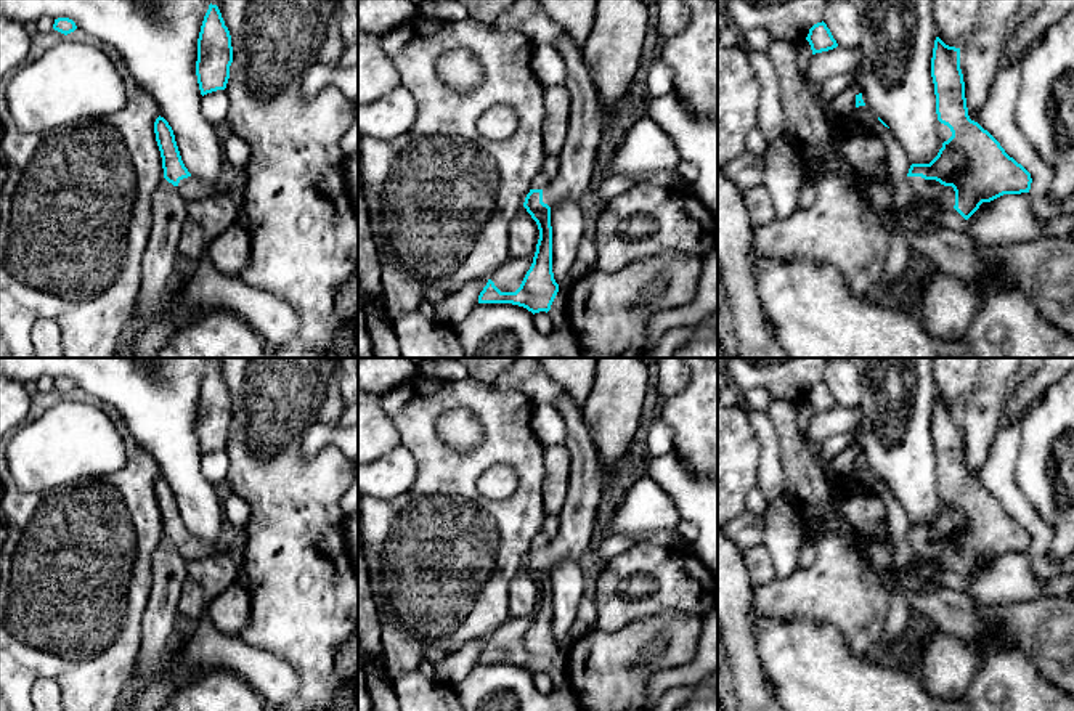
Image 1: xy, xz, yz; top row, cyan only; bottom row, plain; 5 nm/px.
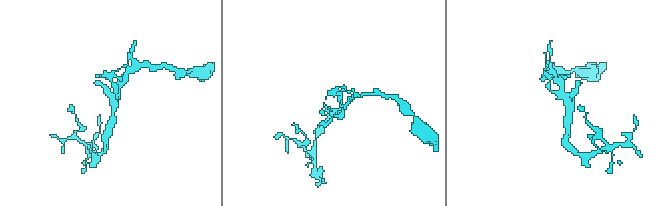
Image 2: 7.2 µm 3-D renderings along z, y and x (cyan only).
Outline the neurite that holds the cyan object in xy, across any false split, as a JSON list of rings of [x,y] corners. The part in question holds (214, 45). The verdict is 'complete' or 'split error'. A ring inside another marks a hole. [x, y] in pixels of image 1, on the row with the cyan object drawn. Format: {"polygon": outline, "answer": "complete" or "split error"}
{"polygon": [[[209,5],[197,39],[196,75],[201,95],[225,90],[233,63],[231,35],[217,5]]], "answer": "complete"}

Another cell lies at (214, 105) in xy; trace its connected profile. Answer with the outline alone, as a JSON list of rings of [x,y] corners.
[[[217,90],[202,96],[202,112],[217,128],[225,125],[228,112],[228,95],[225,90]]]

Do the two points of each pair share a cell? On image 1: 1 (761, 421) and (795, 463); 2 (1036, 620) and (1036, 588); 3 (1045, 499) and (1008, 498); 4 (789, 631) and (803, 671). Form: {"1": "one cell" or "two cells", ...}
{"1": "two cells", "2": "two cells", "3": "two cells", "4": "one cell"}

